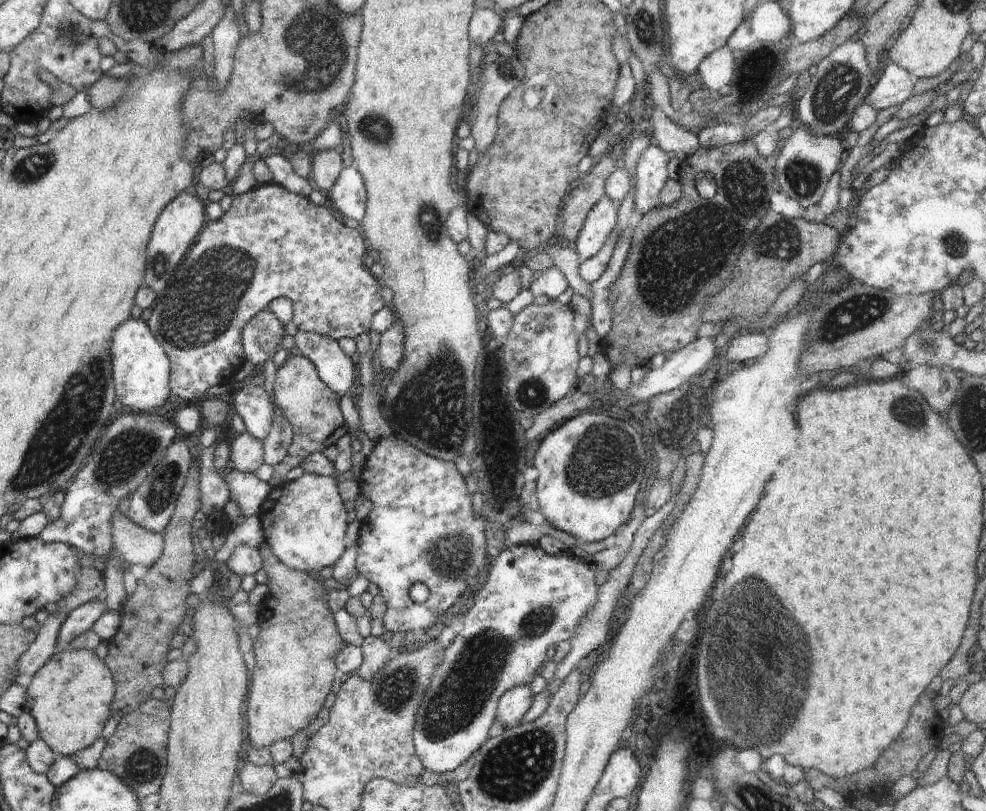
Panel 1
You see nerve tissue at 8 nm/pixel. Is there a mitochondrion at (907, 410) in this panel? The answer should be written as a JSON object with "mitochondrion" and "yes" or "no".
{"mitochondrion":"yes"}

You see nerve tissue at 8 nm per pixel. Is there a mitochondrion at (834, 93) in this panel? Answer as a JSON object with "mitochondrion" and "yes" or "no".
{"mitochondrion":"yes"}

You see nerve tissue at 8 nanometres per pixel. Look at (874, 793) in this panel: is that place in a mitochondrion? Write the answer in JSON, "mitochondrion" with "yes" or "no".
{"mitochondrion":"no"}

